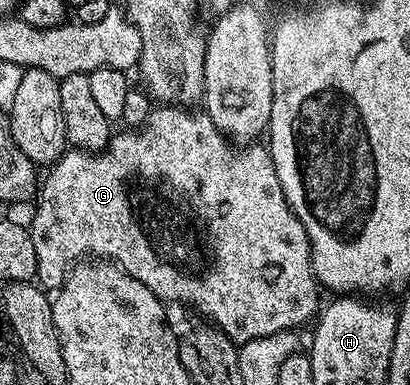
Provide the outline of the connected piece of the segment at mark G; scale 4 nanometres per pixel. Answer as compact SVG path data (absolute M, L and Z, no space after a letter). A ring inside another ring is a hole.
M158 104L151 109L150 115L146 120L137 128L126 128L123 129L123 134L115 133L111 137L110 141L105 146L101 147L97 152L91 152L81 148L70 148L67 149L65 154L59 156L57 162L53 163L49 167L50 170L46 174L46 179L41 179L40 189L37 191L38 194L38 207L34 210L34 215L31 216L30 222L28 221L28 229L32 236L32 248L36 250L36 264L38 265L38 273L36 275L37 285L41 286L43 290L47 292L57 291L58 287L61 286L62 281L66 278L66 275L70 273L72 267L79 260L85 259L87 256L93 256L98 260L109 260L111 262L117 262L122 270L126 274L131 274L136 280L140 280L140 284L144 284L154 293L158 298L161 298L163 303L171 304L170 302L183 302L186 306L195 306L200 313L203 314L203 319L209 320L213 325L217 326L218 329L223 330L229 338L232 339L235 344L241 344L252 340L253 338L259 338L260 336L268 336L269 334L275 334L280 330L294 330L302 326L306 321L313 319L315 315L319 313L320 301L318 302L318 290L320 291L320 283L317 278L314 277L314 269L312 268L312 260L310 259L310 241L308 236L304 232L304 224L300 224L300 220L296 216L296 212L288 204L288 200L284 196L284 188L280 184L280 176L276 170L276 164L272 156L270 155L269 149L265 145L254 146L258 144L235 144L227 135L223 134L222 130L216 125L209 115L205 112L199 112L197 114L194 108L187 108L182 104Z

